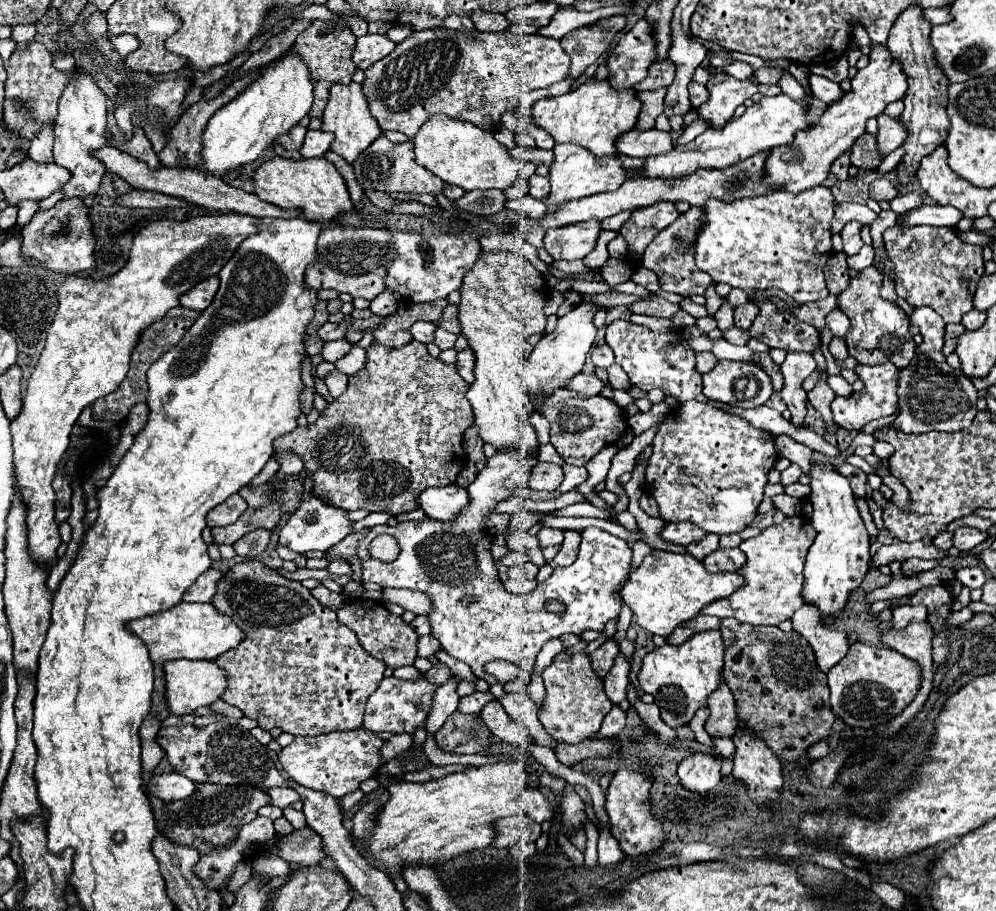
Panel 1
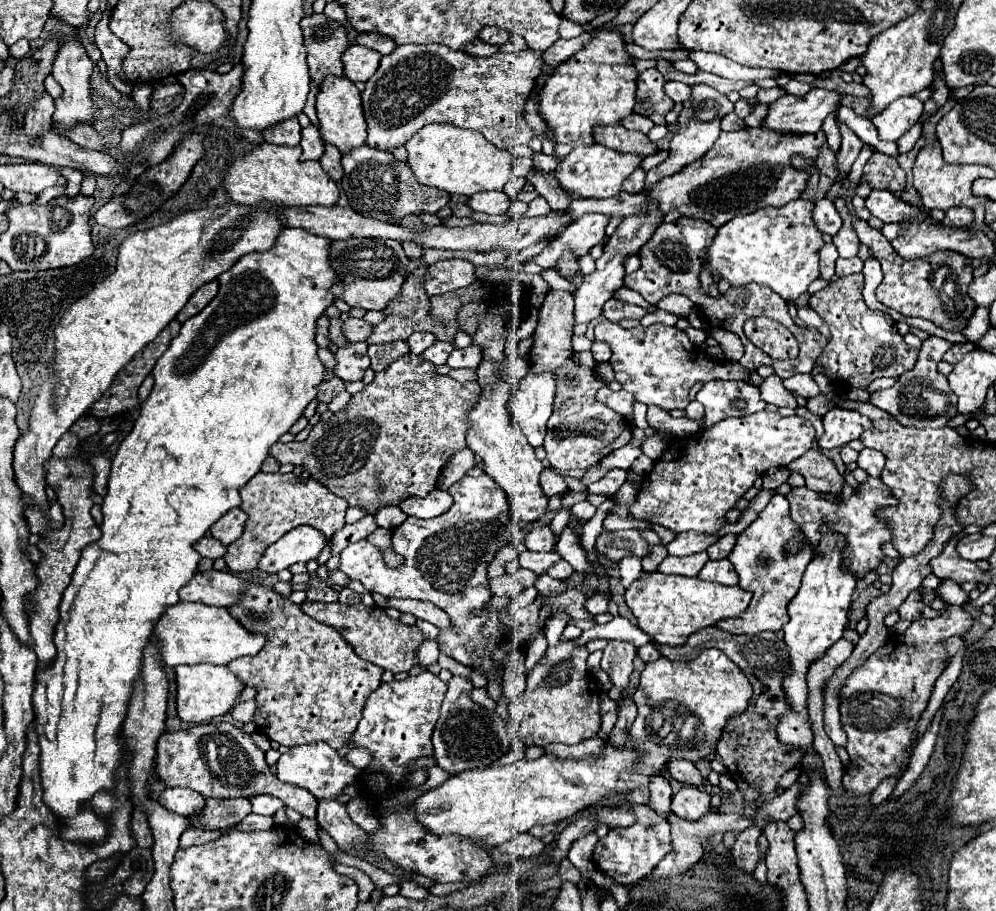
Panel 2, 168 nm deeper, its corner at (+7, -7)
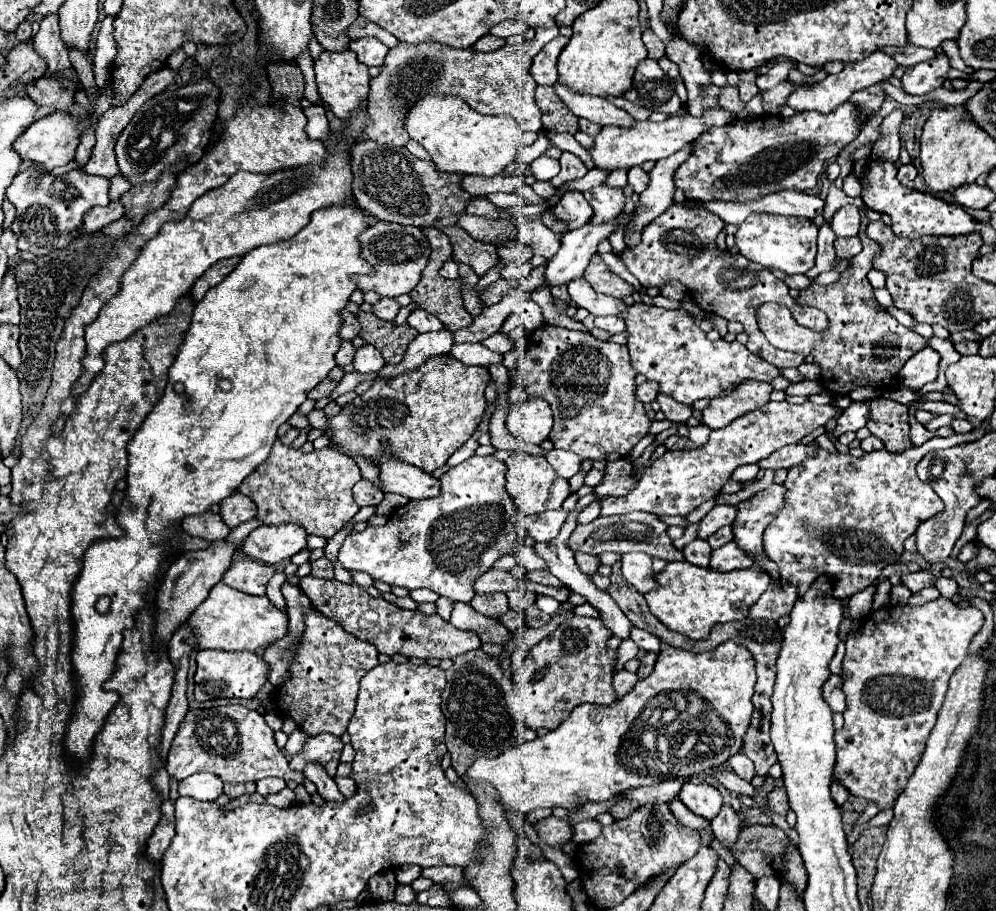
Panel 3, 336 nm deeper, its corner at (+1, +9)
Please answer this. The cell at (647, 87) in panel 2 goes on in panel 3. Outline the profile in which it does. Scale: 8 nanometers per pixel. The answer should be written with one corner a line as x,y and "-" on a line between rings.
642,60
634,72
632,88
624,92
624,98
648,108
650,112
676,114
682,108
674,90
674,80
658,68
656,60

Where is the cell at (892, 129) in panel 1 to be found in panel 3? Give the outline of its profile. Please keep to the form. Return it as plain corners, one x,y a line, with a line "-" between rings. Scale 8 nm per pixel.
938,52
936,58
932,60
904,68
904,76
900,78
904,92
928,94
930,90
936,90
944,84
944,80
948,78
948,70
950,70
950,60
944,52

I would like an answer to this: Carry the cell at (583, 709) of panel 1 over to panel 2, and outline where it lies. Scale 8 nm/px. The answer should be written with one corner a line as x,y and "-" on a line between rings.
560,642
558,646
550,646
542,660
530,670
528,686
520,700
508,706
508,728
510,736
524,742
526,746
542,746
548,742
562,742
562,744
580,744
600,730
600,708
598,708
598,690
592,688
592,678
586,668
588,652
584,646
574,646
572,642

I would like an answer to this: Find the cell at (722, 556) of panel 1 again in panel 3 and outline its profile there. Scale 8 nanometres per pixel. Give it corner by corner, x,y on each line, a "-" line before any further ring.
728,542
722,548
712,550
710,568
718,572
732,572
738,568
750,568
750,566
752,566
752,558
744,550
740,550
734,542

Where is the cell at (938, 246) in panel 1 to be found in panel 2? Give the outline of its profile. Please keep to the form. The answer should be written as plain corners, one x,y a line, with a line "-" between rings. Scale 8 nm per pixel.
842,186
842,190
840,190
840,198
844,198
844,202
850,210
852,226
854,226
860,242
866,244
870,248
870,252
882,264
884,280
876,290
878,300
882,304
898,310
904,316
926,318
948,332
960,332
976,310
974,300
966,292
968,284
974,278
972,276
972,260
966,256
960,256
958,252
952,252
952,250
942,250
942,252
934,252
934,254
924,256
924,258
906,260
894,252
892,244
884,238
884,234
880,230
874,230
866,220
856,216
854,206
852,206
852,194
848,192
846,186

